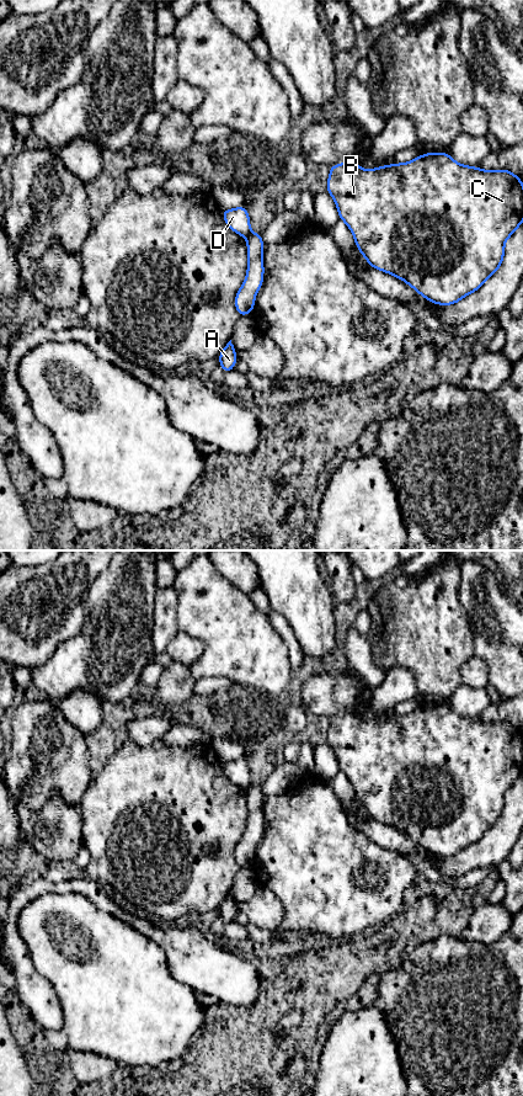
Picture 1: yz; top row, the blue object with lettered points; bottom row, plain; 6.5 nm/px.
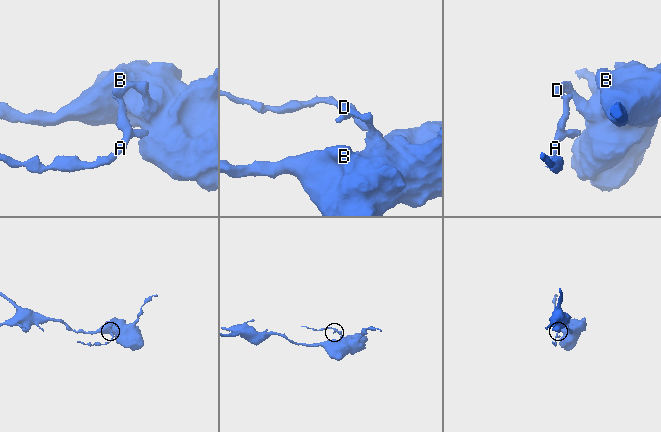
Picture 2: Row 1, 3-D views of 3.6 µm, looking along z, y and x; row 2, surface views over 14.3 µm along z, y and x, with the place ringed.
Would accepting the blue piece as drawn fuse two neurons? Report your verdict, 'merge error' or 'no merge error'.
merge error

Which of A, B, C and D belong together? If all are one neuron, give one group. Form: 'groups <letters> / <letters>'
groups A / B C D

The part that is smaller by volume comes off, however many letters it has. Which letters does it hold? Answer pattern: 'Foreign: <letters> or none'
Foreign: A

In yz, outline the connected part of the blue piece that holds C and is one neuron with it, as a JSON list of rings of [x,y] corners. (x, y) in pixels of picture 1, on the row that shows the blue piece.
[[[448,153],[422,154],[405,164],[395,163],[370,170],[362,169],[352,161],[336,164],[330,167],[326,188],[336,203],[340,219],[348,225],[356,246],[369,266],[405,281],[423,298],[441,305],[452,305],[477,291],[500,268],[505,255],[505,243],[523,222],[523,182],[517,175],[509,170],[480,170],[476,166],[460,165]]]

